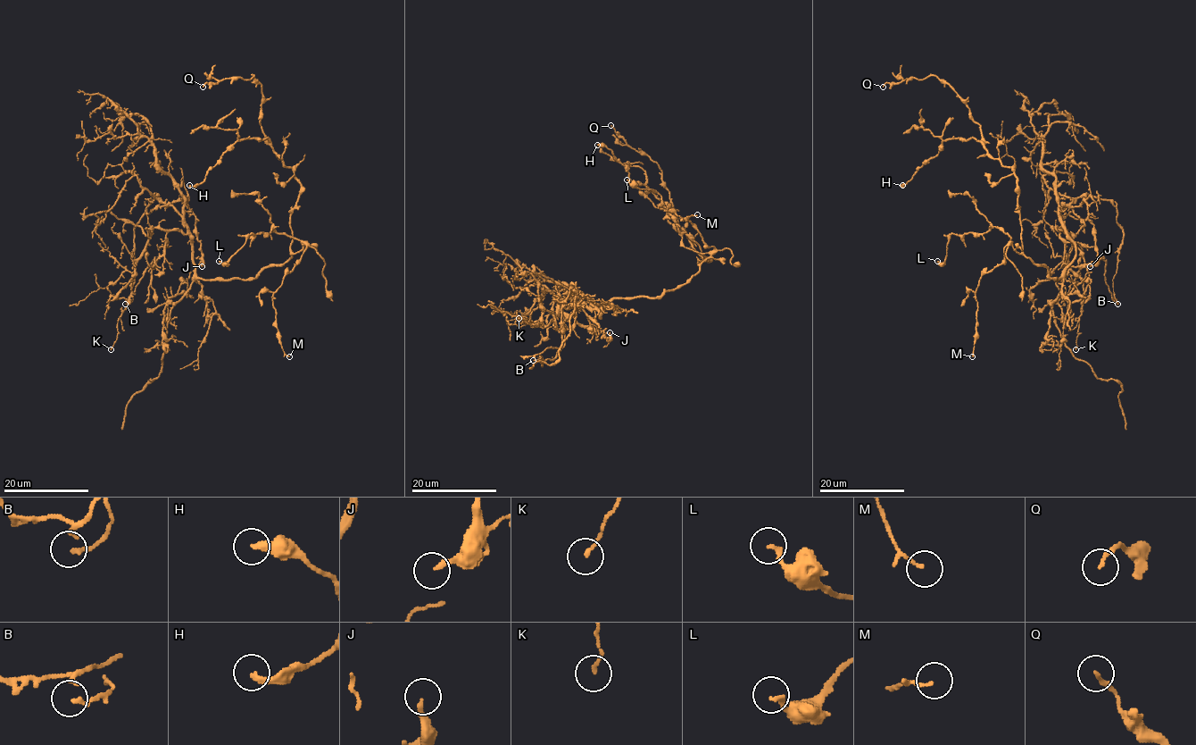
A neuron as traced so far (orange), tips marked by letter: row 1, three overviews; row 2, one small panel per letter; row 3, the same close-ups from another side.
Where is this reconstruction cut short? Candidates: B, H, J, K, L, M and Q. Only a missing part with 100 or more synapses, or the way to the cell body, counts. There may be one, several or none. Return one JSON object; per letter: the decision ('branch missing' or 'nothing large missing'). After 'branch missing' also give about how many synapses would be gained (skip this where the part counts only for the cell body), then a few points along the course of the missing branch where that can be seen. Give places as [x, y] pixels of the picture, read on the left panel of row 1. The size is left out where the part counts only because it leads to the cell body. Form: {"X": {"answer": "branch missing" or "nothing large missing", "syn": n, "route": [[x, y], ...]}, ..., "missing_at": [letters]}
{"B": {"answer": "nothing large missing"}, "H": {"answer": "nothing large missing"}, "J": {"answer": "nothing large missing"}, "K": {"answer": "nothing large missing"}, "L": {"answer": "nothing large missing"}, "M": {"answer": "nothing large missing"}, "Q": {"answer": "nothing large missing"}, "missing_at": []}

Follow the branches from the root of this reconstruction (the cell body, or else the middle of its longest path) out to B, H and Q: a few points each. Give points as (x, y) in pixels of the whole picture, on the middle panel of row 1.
B: (674, 289), (612, 297), (600, 318), (581, 303), (564, 322), (558, 355), (542, 366), (541, 355), (533, 360)
H: (674, 289), (709, 260), (693, 246), (675, 213), (597, 145)
Q: (674, 289), (699, 270), (699, 262), (709, 260), (668, 221), (669, 191), (659, 164), (632, 149), (610, 125)

